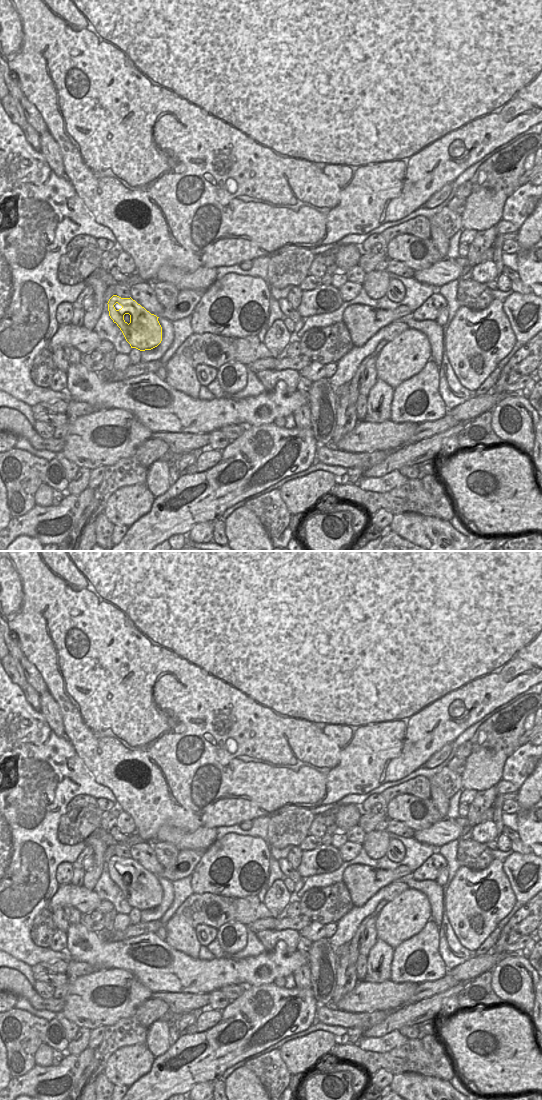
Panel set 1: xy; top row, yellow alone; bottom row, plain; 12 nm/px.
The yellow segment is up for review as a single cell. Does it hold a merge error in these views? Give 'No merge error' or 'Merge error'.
No merge error.

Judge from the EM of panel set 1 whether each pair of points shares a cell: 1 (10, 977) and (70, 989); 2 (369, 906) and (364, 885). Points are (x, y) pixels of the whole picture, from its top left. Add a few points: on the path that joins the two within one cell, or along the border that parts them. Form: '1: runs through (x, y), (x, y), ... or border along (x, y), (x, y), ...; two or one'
1: border along (53, 997), (64, 1001), (62, 1010); two
2: border along (384, 886), (378, 889), (361, 906), (354, 907); two

